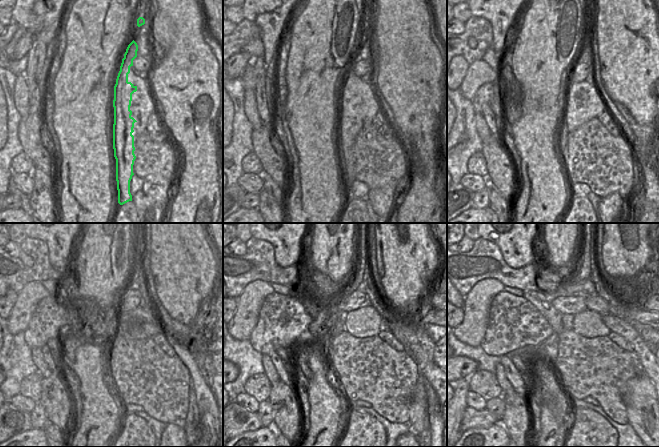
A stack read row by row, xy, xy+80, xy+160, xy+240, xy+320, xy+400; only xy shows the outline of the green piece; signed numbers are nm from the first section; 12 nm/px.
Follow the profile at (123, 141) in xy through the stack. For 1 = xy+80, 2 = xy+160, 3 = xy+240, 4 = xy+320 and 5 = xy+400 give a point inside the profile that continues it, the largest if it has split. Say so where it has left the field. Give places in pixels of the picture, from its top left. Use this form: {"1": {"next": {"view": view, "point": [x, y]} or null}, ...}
{"1": {"next": {"view": "xy+80", "point": [347, 128]}}, "2": {"next": {"view": "xy+160", "point": [573, 96]}}, "3": {"next": {"view": "xy+240", "point": [124, 325]}}, "4": {"next": {"view": "xy+320", "point": [350, 322]}}, "5": {"next": {"view": "xy+400", "point": [576, 321]}}}

